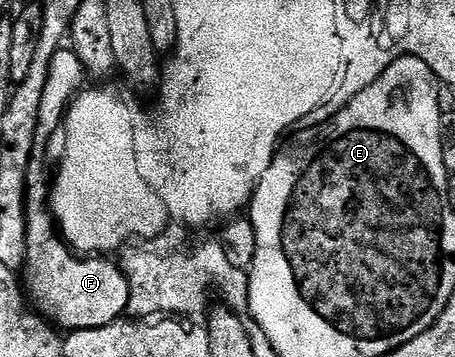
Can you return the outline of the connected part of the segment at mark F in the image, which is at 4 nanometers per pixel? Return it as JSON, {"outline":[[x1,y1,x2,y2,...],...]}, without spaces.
{"outline":[[61,49,54,55,50,63,49,80,42,94,42,106,38,108,38,129,32,154,32,162,36,165,28,171,22,206,25,221,22,279,26,284,27,298,49,323,68,333,98,329,117,322,127,312,130,297,128,277,117,264,115,267,107,263,104,257,81,257,64,242,56,216,50,210,50,179,44,176,40,168,40,162,48,151,48,142,55,137,59,127,61,130,68,108,85,86,84,79,86,72,82,61,78,61,71,49]]}

